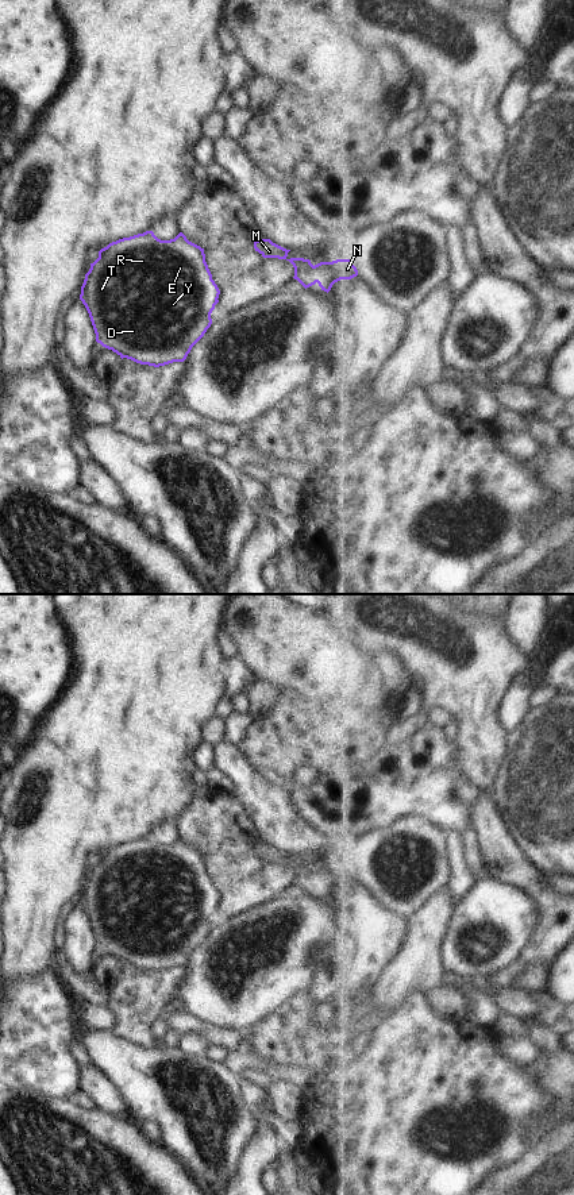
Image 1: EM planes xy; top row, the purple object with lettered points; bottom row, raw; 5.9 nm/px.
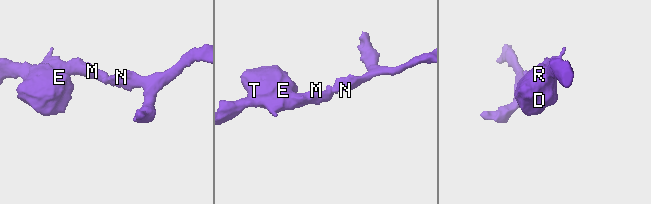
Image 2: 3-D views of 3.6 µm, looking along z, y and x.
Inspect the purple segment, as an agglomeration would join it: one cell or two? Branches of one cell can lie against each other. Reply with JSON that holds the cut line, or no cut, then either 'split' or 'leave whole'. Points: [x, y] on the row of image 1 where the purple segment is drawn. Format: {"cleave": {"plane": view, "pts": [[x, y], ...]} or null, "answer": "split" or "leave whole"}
{"cleave": null, "answer": "leave whole"}

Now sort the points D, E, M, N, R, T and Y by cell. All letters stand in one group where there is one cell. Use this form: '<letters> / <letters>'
D E M N R T Y

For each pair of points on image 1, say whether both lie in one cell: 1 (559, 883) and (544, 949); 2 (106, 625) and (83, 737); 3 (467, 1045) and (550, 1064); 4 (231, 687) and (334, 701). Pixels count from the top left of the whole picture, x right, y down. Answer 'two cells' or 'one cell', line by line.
1: two cells
2: one cell
3: two cells
4: two cells

